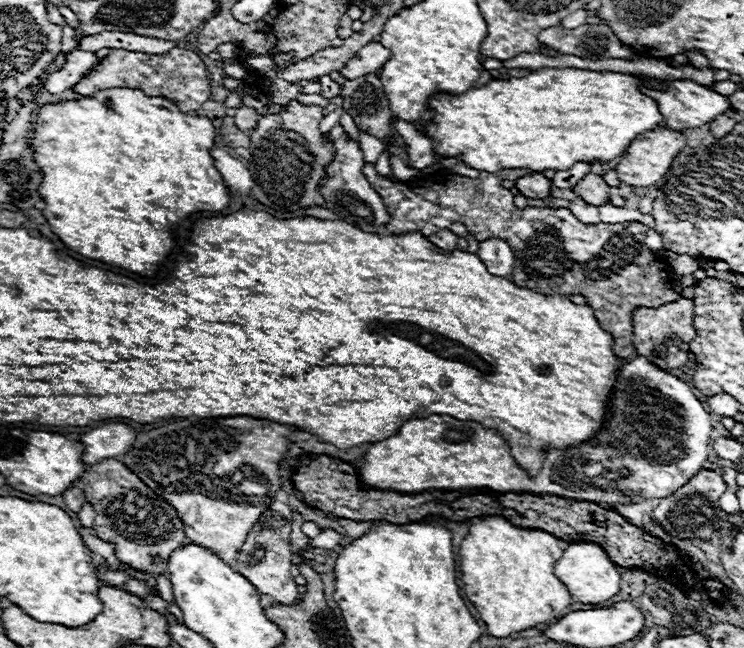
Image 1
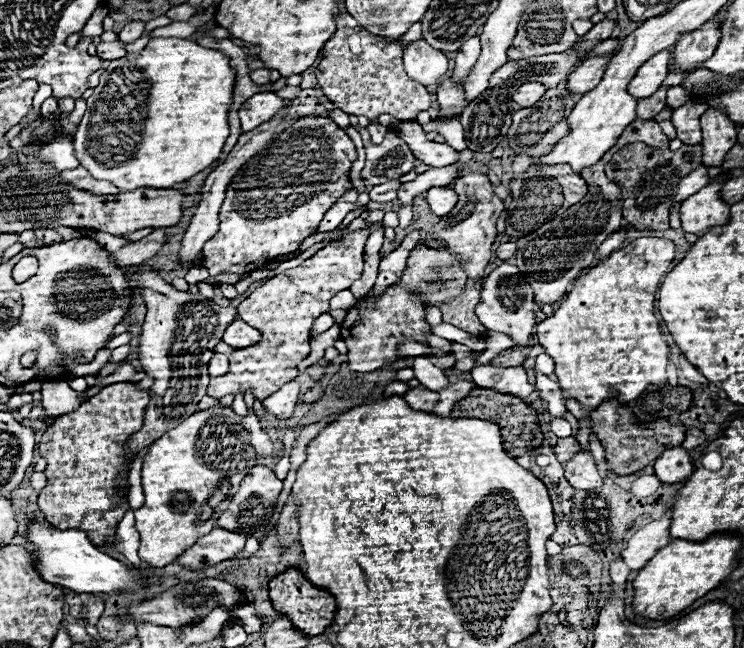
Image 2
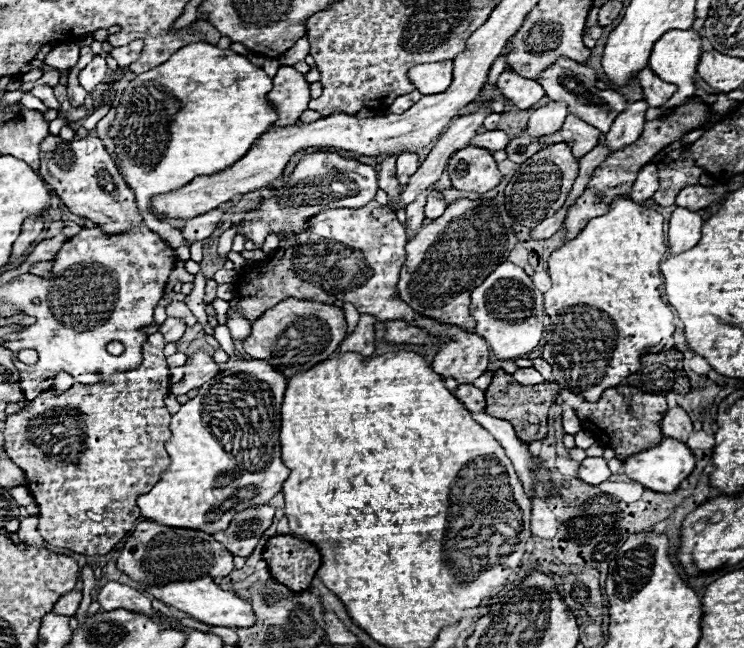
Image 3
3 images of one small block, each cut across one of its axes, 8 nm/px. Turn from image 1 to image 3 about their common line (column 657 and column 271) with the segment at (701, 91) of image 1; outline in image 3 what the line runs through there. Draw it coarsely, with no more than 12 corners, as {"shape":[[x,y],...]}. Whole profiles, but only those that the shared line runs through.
{"shape":[[280,66],[268,100],[276,126],[294,126],[310,102],[308,82]]}

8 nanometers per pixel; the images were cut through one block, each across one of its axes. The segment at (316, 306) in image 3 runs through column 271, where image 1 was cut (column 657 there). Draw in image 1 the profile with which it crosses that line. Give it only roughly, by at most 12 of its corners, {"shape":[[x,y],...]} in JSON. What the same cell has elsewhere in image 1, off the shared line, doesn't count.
{"shape":[[694,302],[636,308],[632,344],[660,368],[688,362]]}

